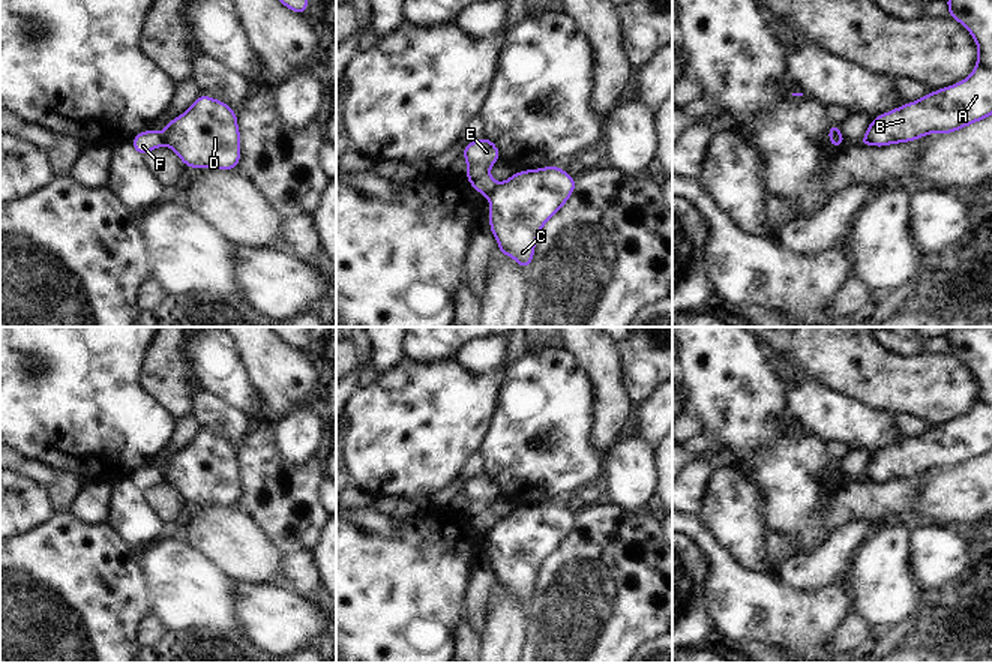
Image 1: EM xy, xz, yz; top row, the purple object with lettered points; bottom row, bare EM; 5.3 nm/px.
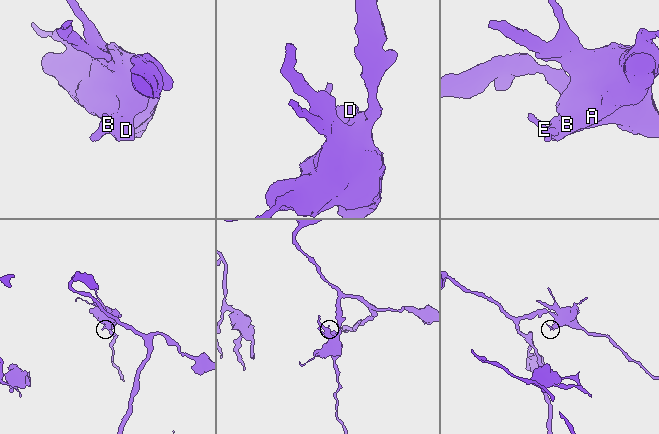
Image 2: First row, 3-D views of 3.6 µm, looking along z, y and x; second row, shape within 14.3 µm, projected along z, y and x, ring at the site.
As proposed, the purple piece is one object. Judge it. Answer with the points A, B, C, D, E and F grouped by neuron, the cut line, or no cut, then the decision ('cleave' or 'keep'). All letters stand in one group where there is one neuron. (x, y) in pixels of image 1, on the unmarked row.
A B C D / E F | xz (499, 519), (488, 531) | cleave

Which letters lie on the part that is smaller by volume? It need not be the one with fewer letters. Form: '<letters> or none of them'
E, F

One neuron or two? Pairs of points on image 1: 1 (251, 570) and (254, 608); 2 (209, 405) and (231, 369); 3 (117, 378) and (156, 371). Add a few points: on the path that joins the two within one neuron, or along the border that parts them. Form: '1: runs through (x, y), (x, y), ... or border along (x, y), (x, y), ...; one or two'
1: border along (236, 582), (276, 584); two
2: border along (201, 389), (216, 393), (245, 414); two
3: border along (150, 342), (141, 366), (141, 386), (159, 404); two

